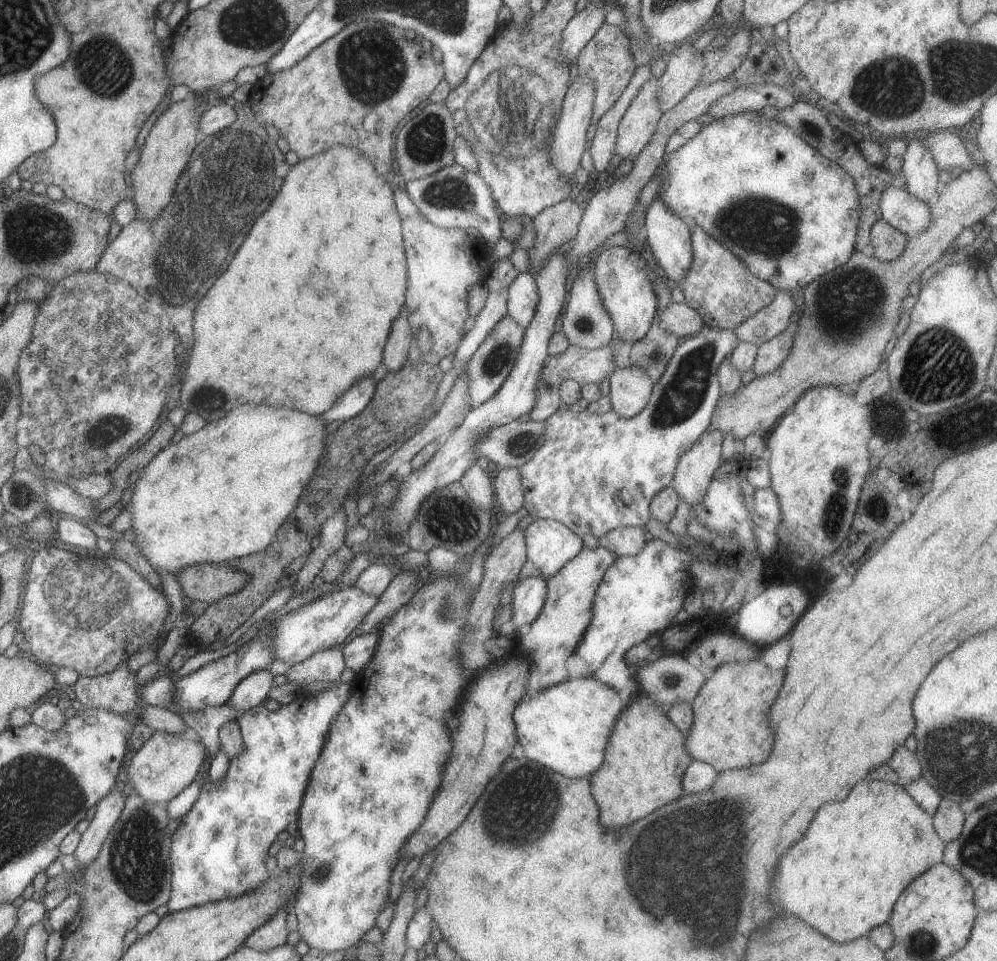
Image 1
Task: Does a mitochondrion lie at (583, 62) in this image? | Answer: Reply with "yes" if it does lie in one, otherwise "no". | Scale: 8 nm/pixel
no

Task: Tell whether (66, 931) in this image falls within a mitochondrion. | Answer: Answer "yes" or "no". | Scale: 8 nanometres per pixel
no

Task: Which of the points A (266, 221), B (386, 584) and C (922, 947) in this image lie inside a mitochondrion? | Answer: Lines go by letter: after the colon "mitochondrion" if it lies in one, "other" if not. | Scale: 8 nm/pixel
A: mitochondrion
B: other
C: mitochondrion

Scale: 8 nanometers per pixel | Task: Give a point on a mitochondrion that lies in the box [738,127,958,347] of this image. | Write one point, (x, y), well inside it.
(841, 296)

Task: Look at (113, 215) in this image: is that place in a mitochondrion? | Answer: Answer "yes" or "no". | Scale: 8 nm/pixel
no

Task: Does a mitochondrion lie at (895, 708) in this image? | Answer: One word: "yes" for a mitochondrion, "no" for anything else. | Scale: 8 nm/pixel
no

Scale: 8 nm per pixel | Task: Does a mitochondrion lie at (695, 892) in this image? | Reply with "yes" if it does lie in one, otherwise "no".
yes

